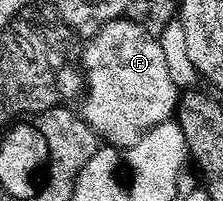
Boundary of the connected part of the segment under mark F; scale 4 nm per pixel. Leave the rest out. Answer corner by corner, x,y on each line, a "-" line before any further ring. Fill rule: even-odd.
121,16
107,22
85,42
86,46
84,48
83,45
80,52
80,68
84,77
82,116
99,139
119,150
127,150
150,128
173,117
180,100
180,90
168,73
159,41
132,19

